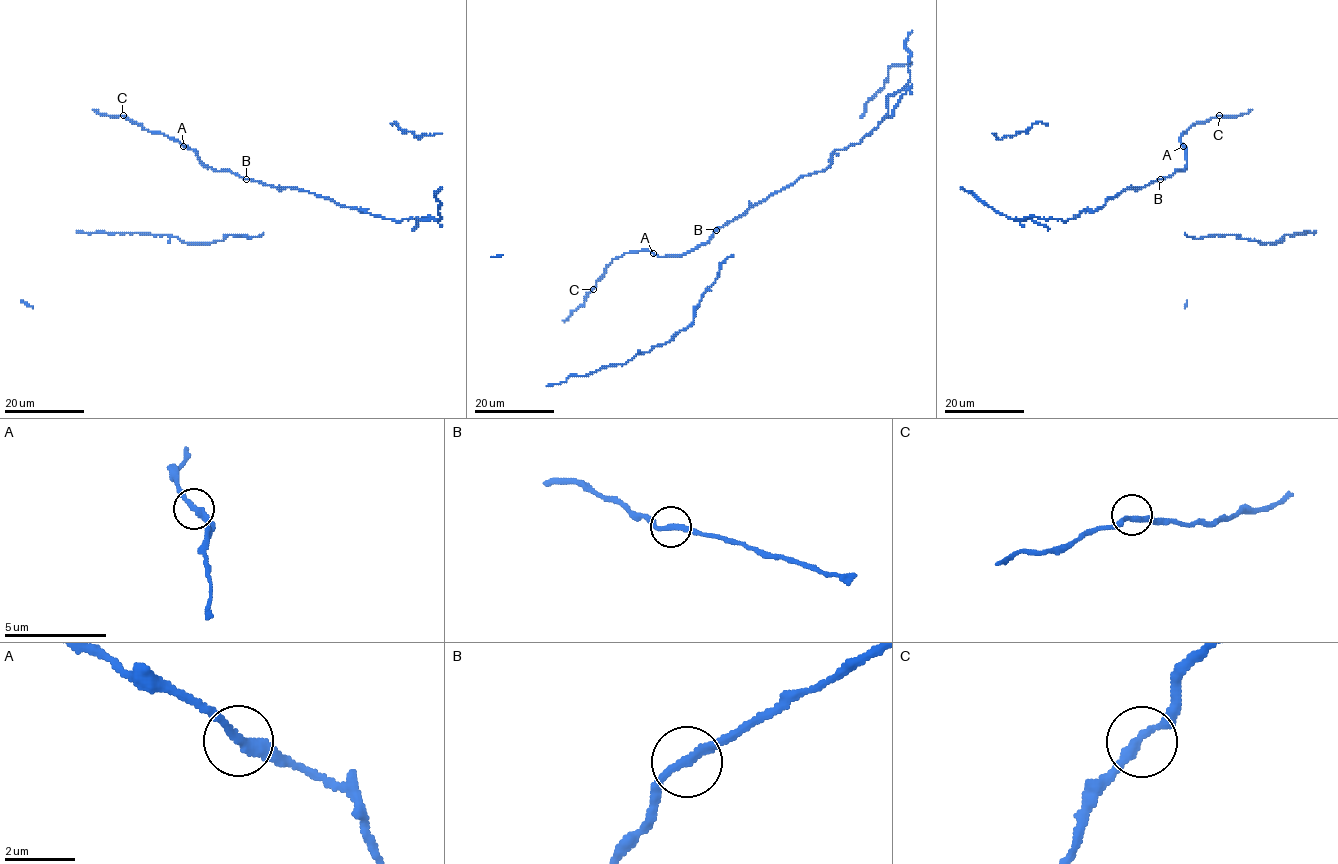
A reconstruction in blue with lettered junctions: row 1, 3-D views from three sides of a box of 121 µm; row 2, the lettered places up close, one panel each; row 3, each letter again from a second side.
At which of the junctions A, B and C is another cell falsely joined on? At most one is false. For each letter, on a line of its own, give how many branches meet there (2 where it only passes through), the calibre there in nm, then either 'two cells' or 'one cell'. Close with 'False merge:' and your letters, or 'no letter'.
A: 2 branches meet; 240 nm thick; one cell
B: 2 branches meet; 240 nm thick; two cells
C: 2 branches meet; 240 nm thick; one cell
False merge: B

